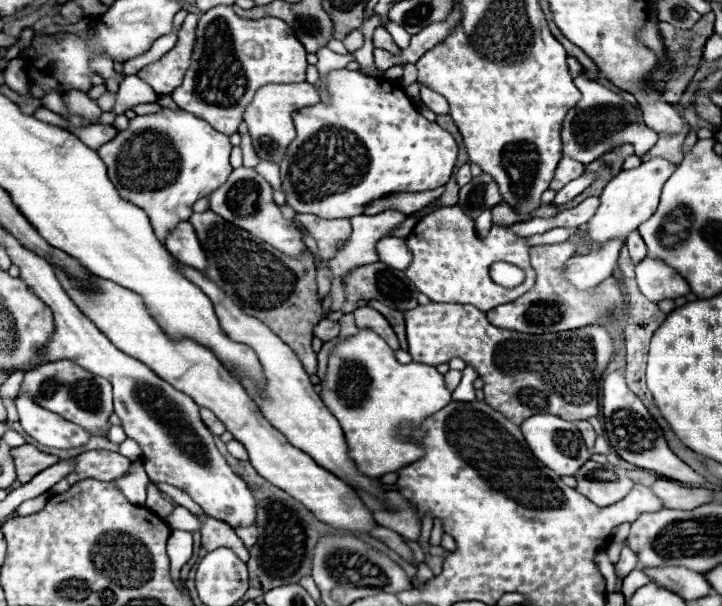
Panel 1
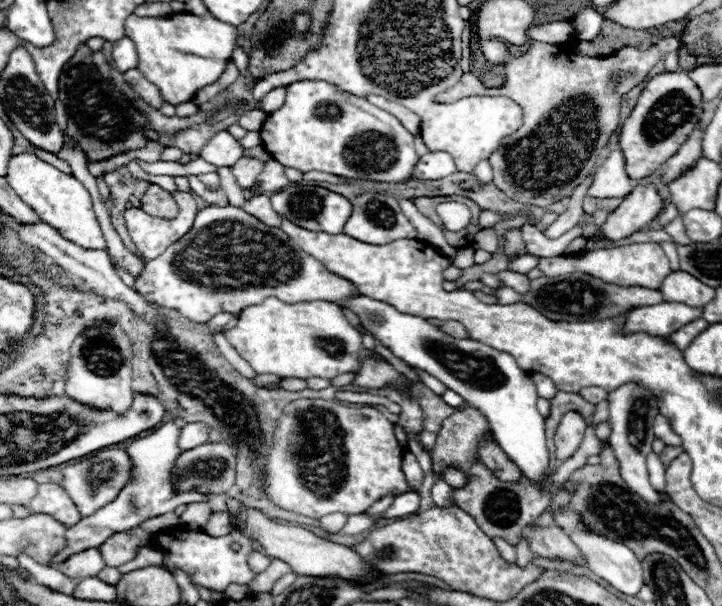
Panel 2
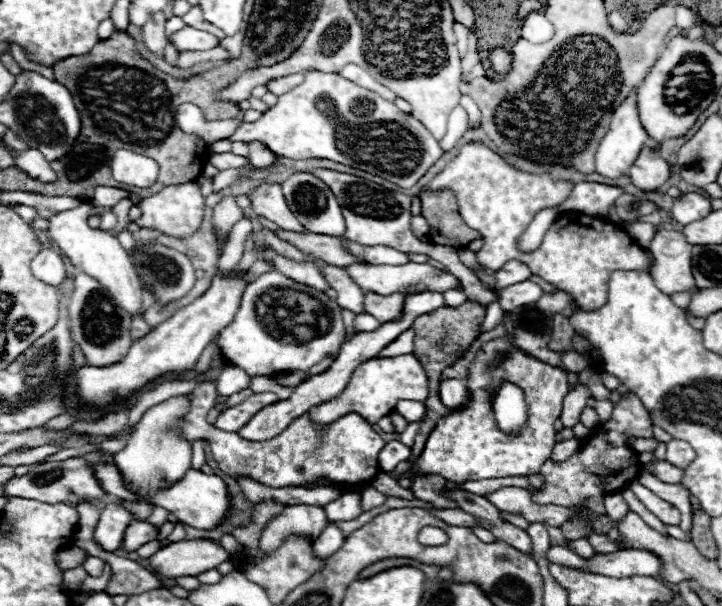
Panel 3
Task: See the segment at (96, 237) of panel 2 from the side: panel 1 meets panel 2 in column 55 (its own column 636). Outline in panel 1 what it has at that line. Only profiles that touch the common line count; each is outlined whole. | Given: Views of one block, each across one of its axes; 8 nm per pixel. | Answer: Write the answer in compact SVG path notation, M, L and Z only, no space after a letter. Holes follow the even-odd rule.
M652 158L642 162L638 168L622 170L618 176L614 176L606 188L600 194L600 206L594 214L594 218L588 222L588 238L592 244L604 244L604 240L620 238L626 240L626 236L638 228L640 222L648 220L652 212L658 208L660 190L668 176L676 170L676 164L668 162L666 158Z

